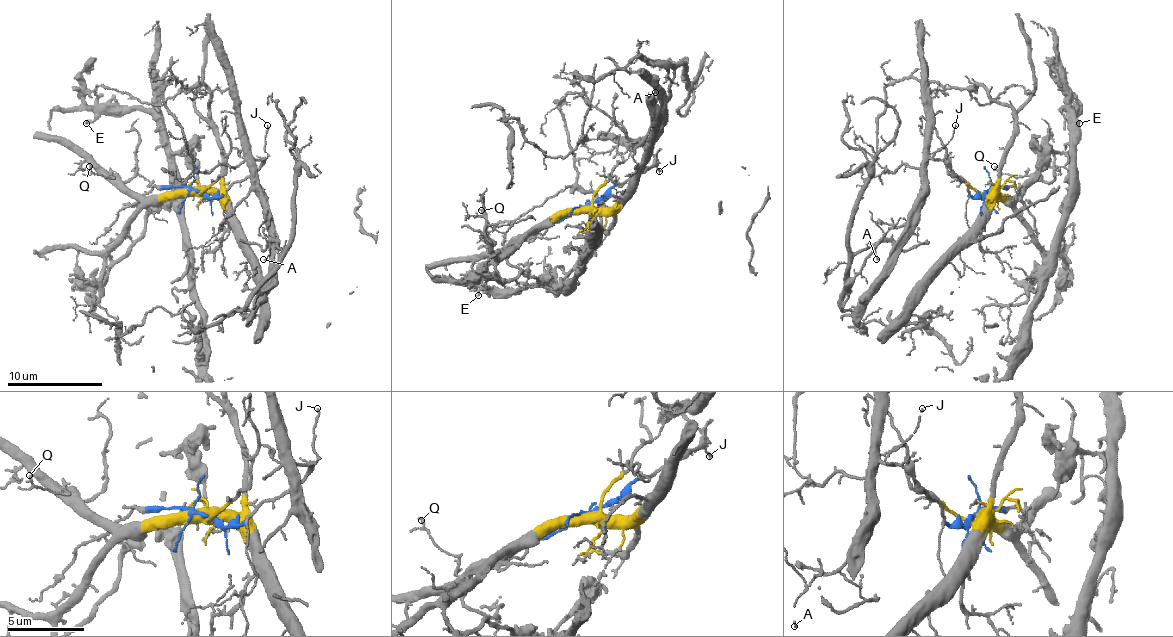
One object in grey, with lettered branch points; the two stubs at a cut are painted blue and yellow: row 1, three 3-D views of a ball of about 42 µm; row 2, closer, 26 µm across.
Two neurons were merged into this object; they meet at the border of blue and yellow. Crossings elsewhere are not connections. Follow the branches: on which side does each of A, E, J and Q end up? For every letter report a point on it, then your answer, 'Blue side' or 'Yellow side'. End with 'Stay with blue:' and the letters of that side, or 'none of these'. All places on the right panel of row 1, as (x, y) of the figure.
A: Place: (876, 259). Blue side
E: Place: (1079, 123). Yellow side
J: Place: (955, 125). Blue side
Q: Place: (994, 166). Yellow side
Stay with blue: A, J

